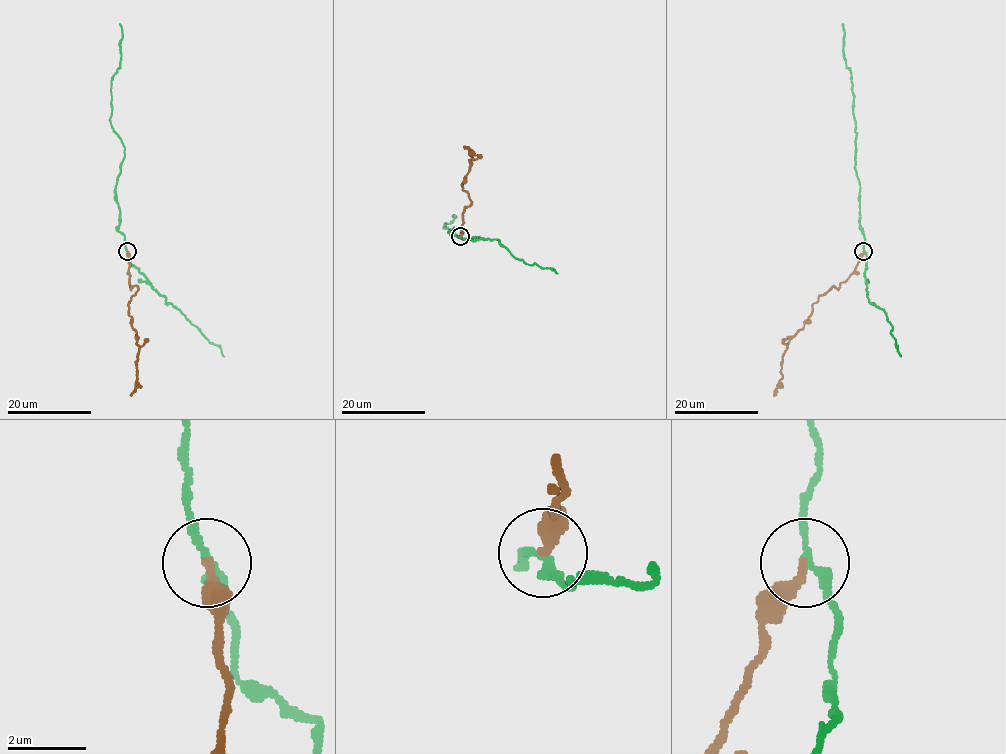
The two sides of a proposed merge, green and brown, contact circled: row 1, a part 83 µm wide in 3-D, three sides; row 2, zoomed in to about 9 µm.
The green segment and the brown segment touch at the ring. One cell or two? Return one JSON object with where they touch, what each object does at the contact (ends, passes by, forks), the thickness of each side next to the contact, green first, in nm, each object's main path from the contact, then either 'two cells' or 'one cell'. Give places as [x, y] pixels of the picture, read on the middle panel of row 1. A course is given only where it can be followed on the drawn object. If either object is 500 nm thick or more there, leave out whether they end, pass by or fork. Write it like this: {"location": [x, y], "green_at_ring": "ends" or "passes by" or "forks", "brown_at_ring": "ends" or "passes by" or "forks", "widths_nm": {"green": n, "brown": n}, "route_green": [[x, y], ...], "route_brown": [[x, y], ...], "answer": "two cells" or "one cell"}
{"location": [460, 236], "green_at_ring": "passes by", "brown_at_ring": "ends", "widths_nm": {"green": 240, "brown": 300}, "route_green": [[461, 236], [448, 232], [458, 228], [443, 227], [453, 219], [453, 214]], "route_brown": [[461, 236], [463, 212], [471, 204], [462, 185], [472, 159], [464, 146]], "answer": "two cells"}

